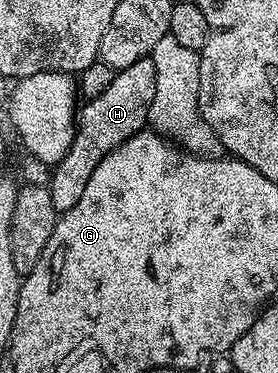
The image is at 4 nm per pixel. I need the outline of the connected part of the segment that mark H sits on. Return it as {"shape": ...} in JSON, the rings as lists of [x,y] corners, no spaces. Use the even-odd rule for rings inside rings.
{"shape":[[[150,59],[132,62],[132,66],[117,69],[108,85],[108,90],[100,98],[85,101],[77,109],[74,137],[62,161],[53,165],[50,173],[49,190],[52,206],[59,214],[72,210],[76,201],[84,195],[84,186],[92,178],[92,173],[116,146],[128,142],[138,132],[147,127],[152,106],[152,94],[156,94],[156,66]]]}

